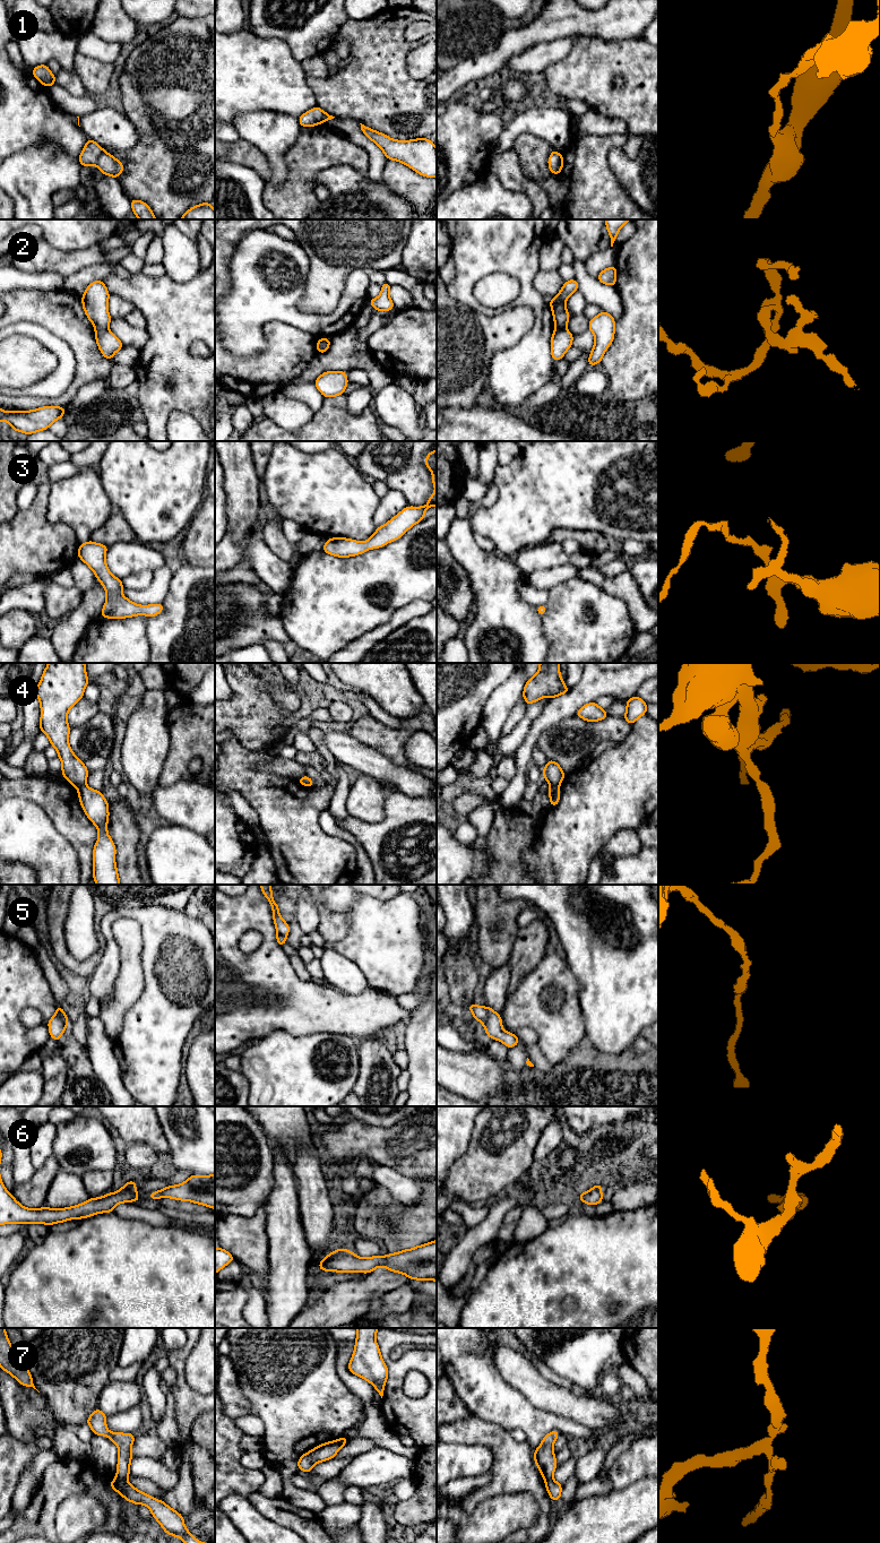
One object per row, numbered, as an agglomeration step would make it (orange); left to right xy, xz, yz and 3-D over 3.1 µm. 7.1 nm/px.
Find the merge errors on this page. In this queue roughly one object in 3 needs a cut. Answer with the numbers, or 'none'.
1, 2, 4, 5, 7

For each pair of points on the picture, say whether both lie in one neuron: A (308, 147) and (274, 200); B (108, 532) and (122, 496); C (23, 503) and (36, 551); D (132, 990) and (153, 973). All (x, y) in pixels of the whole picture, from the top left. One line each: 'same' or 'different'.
A: same
B: different
C: different
D: different

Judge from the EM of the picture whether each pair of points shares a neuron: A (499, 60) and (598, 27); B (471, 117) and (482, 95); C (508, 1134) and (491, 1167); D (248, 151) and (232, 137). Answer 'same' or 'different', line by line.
A: same
B: different
C: same
D: different

